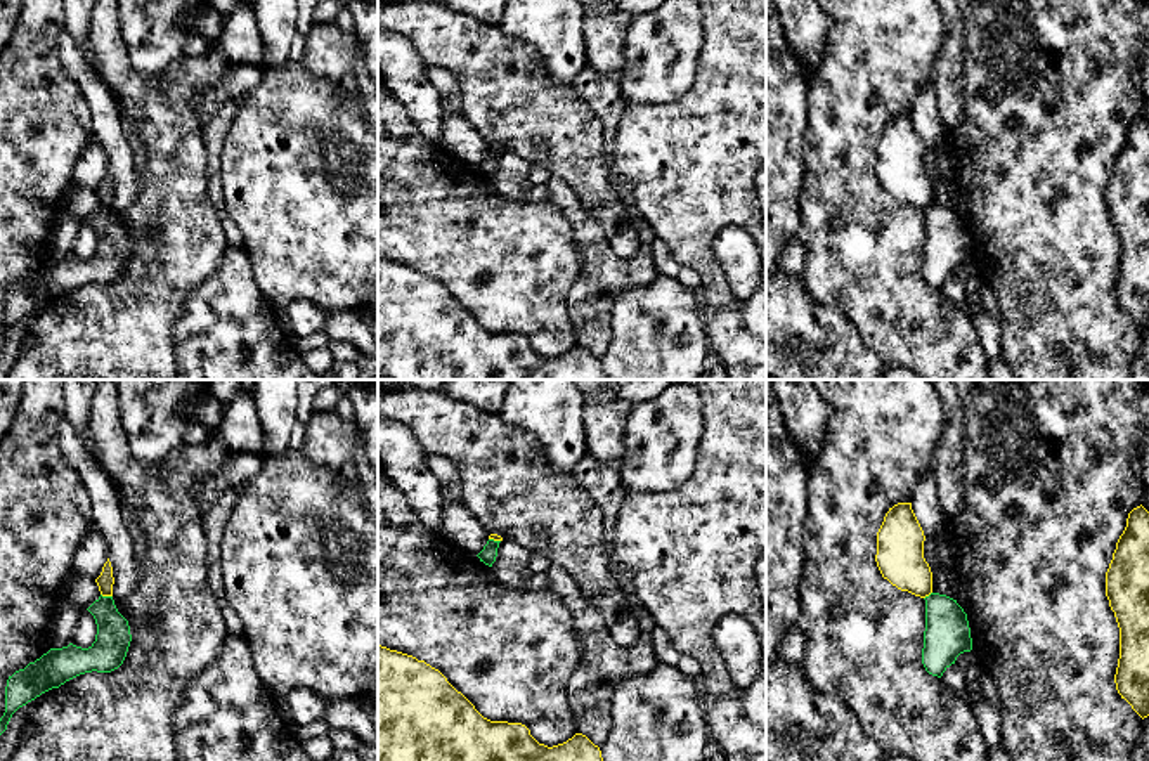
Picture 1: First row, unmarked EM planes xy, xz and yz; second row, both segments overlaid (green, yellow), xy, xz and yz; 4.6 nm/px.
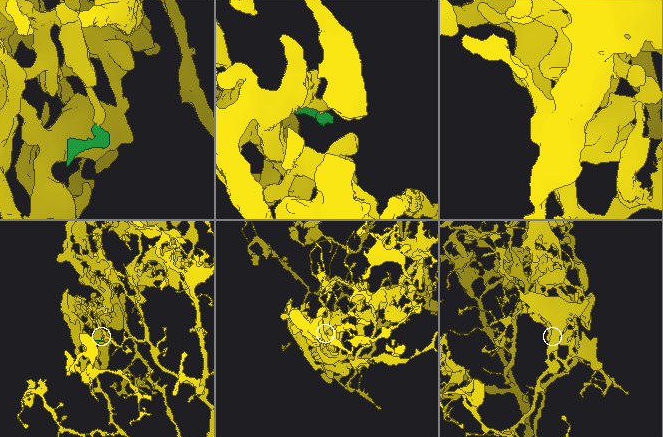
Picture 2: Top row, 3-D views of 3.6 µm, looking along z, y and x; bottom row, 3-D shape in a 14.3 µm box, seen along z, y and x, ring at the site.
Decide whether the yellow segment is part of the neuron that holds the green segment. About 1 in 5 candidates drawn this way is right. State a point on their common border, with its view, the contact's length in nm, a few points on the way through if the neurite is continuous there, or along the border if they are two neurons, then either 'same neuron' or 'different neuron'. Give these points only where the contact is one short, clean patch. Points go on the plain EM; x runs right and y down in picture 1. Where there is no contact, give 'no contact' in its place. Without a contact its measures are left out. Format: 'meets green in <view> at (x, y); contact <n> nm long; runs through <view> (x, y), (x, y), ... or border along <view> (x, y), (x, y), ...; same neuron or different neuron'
meets green in xy at (106, 208); contact 60 nm long; border along xy (101, 205), (111, 208); different neuron

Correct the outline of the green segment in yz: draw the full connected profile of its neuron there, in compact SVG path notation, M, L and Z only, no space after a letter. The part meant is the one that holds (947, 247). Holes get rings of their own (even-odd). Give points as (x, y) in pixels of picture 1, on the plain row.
M931 205L924 211L922 276L929 286L941 289L960 265L972 262L970 239L957 211L939 205Z

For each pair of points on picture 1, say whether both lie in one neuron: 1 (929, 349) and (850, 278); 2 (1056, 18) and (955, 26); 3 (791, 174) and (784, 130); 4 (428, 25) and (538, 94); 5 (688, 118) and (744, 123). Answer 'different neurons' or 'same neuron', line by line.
1: same neuron
2: different neurons
3: same neuron
4: same neuron
5: same neuron

